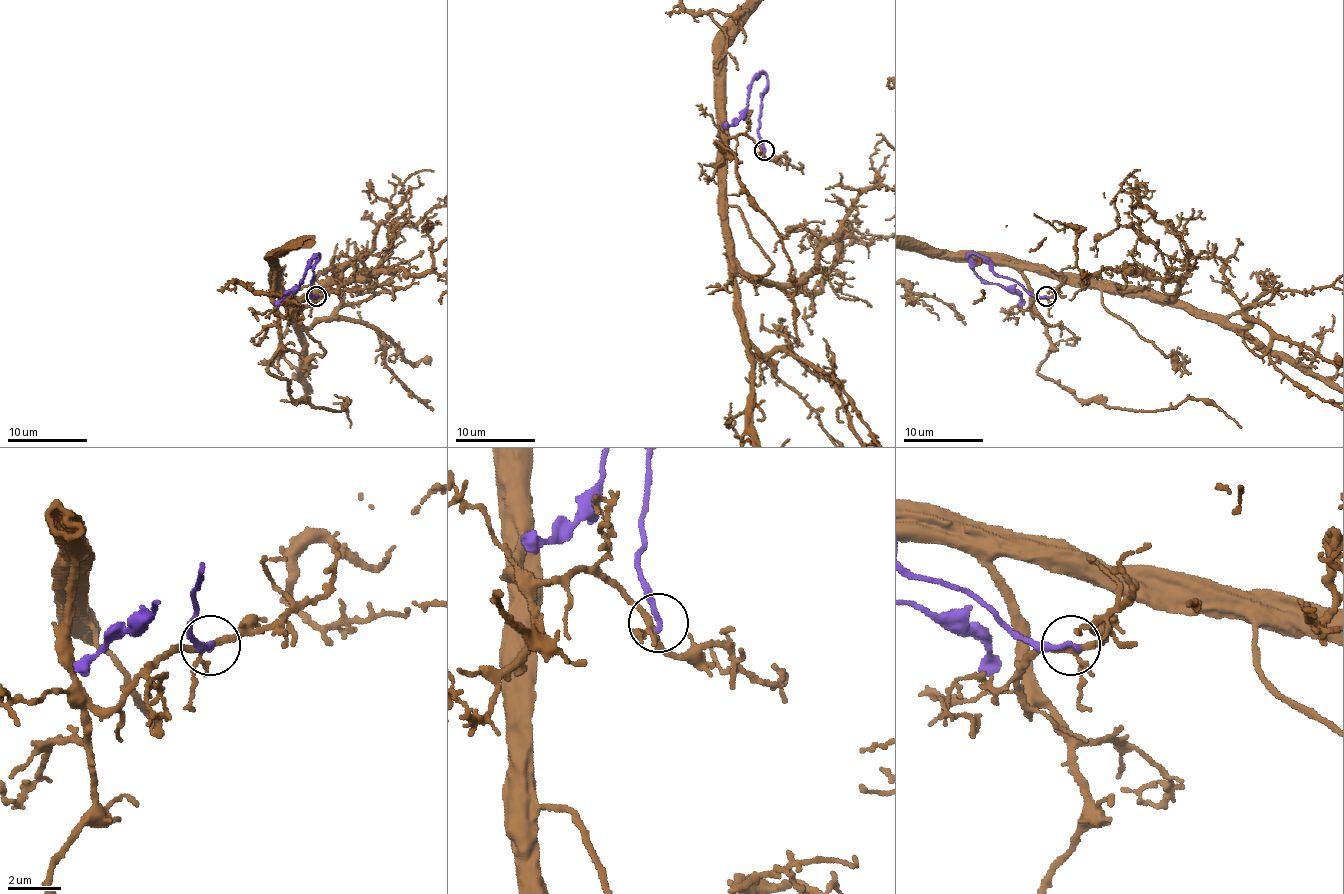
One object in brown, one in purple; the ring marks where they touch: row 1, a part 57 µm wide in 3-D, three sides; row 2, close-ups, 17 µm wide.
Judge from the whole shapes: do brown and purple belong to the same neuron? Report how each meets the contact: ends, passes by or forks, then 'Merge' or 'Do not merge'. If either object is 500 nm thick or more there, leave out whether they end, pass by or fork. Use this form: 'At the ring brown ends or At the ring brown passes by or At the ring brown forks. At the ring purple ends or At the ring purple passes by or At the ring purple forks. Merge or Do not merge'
At the ring brown forks. At the ring purple ends. Do not merge

